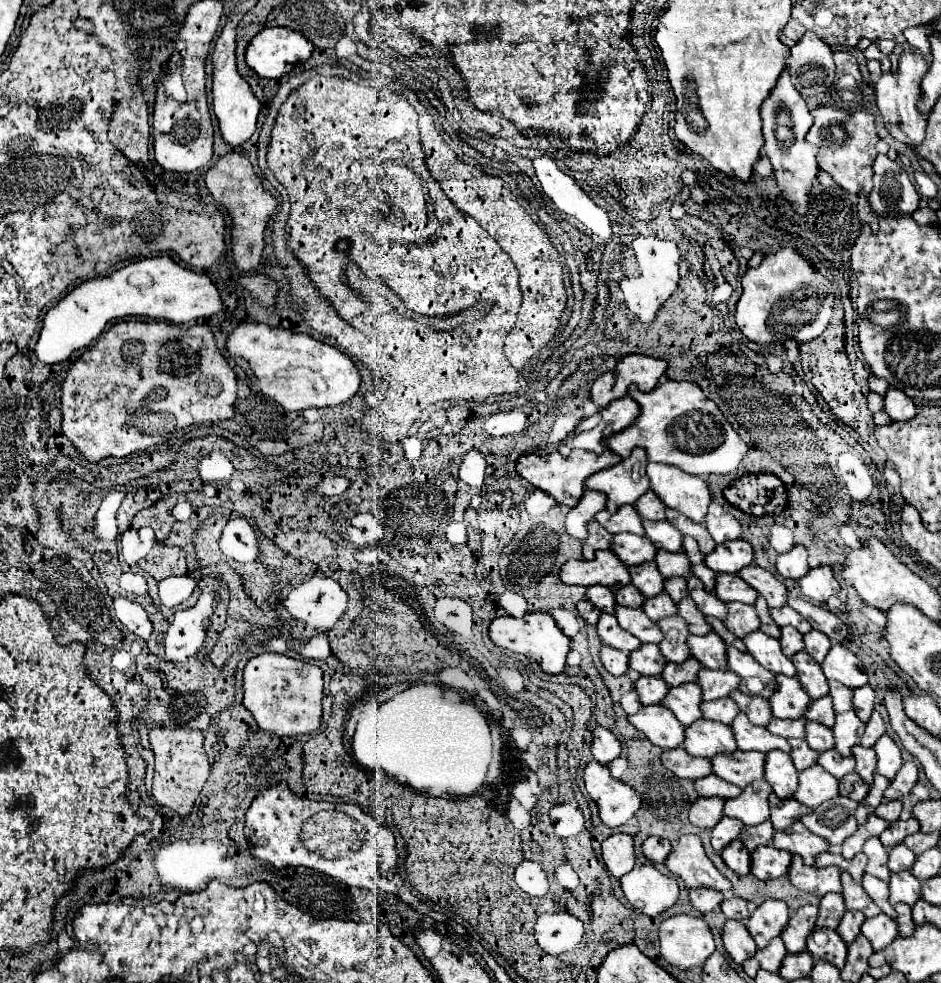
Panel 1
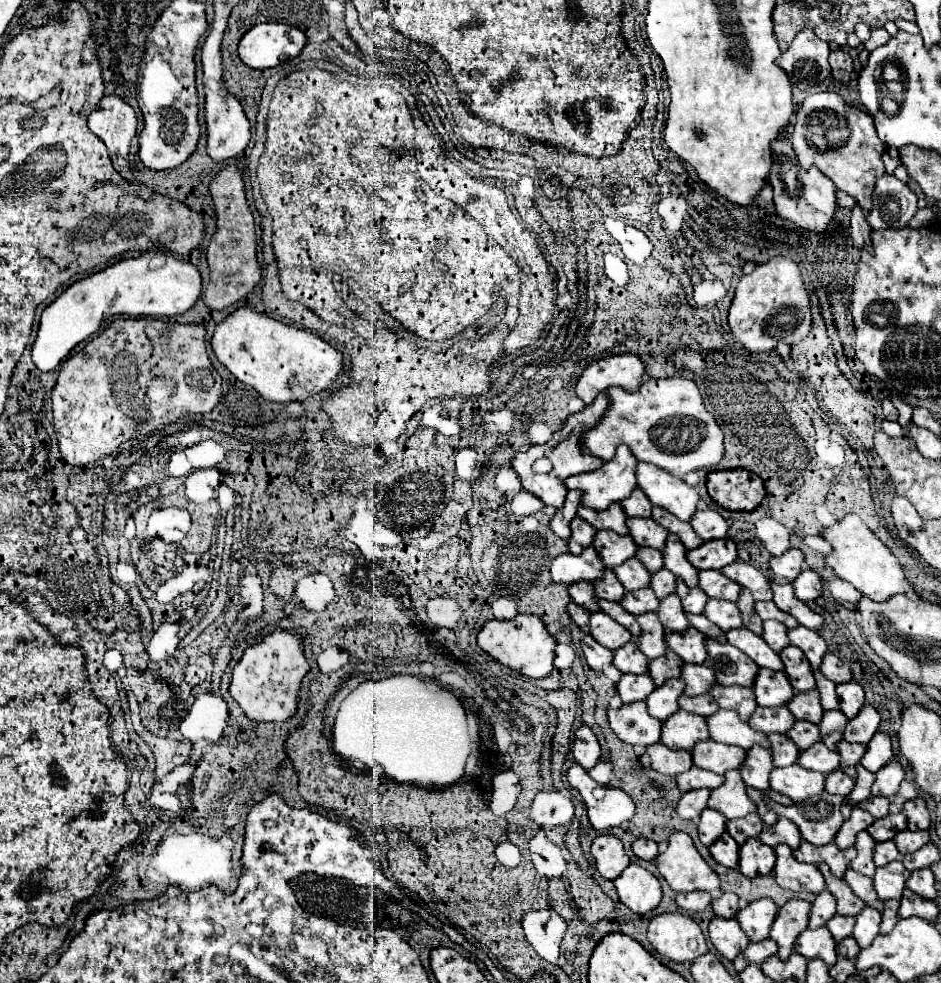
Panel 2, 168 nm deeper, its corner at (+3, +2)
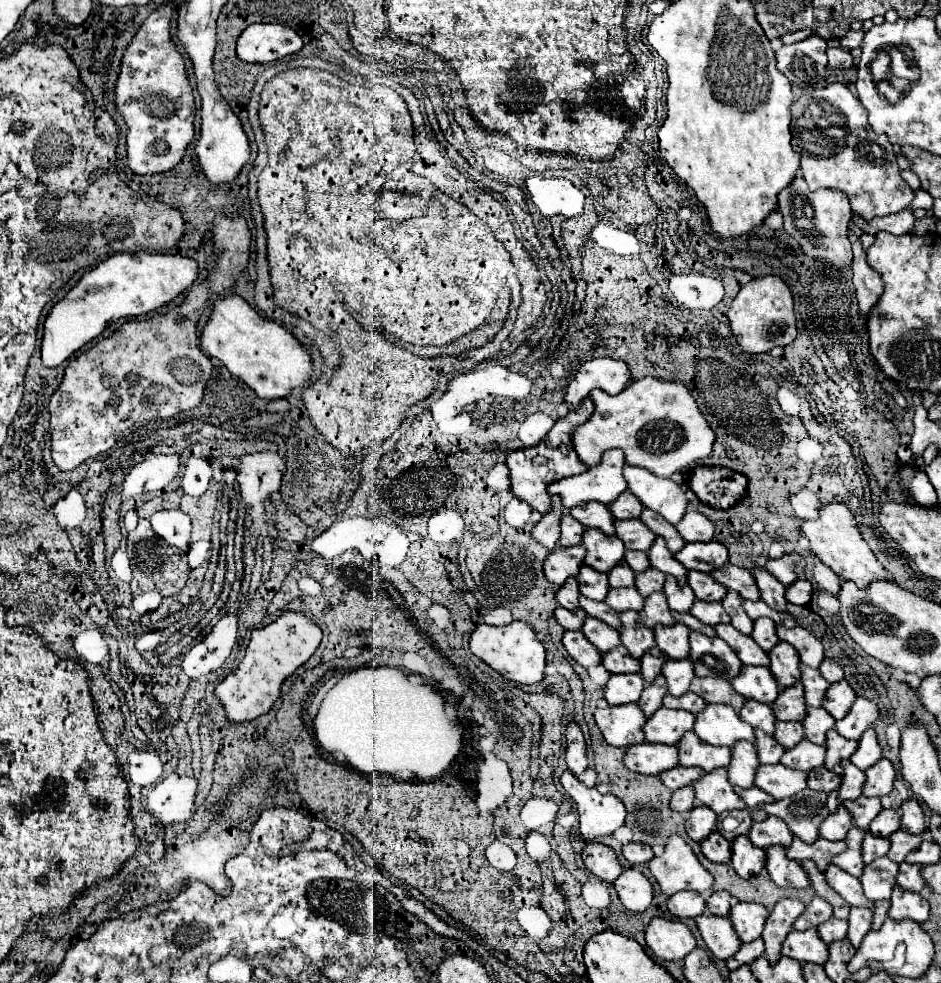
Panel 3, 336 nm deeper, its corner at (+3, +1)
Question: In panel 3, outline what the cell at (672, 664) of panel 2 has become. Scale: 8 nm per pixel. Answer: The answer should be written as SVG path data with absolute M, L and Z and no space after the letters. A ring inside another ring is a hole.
M650 648L642 658L640 658L640 672L646 684L652 684L652 680L660 674L660 668L664 666L666 656L658 648Z

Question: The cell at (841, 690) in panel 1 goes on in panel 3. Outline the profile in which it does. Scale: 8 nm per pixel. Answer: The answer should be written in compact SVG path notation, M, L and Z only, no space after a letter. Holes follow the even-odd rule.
M800 664L800 672L802 672L800 682L804 684L804 700L806 700L806 704L808 706L820 706L822 698L824 698L824 692L828 690L830 684L814 668L808 668L808 666Z

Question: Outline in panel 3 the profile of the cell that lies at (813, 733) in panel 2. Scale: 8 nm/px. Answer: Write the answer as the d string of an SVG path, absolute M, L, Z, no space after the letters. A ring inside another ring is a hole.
M776 722L774 738L784 748L792 748L792 744L798 744L804 738L800 722Z

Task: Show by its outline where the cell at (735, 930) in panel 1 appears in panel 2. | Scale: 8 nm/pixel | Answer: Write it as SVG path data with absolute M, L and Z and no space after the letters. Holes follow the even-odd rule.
M714 917L710 921L710 941L718 949L718 953L726 959L734 959L738 953L742 953L748 947L748 937L740 929L736 919L724 919L724 917Z

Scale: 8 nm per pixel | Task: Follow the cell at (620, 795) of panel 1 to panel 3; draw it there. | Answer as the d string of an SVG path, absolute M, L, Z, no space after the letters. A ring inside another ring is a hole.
M568 770L560 776L560 784L576 804L576 810L580 816L578 828L584 840L592 842L600 836L610 836L616 828L624 824L626 808L620 798L612 794L602 794L596 788L584 786Z

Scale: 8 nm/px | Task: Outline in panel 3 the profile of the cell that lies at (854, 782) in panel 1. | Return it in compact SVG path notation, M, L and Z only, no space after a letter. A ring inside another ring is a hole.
M814 768L808 772L808 788L822 790L822 792L834 792L840 786L840 776L822 768Z

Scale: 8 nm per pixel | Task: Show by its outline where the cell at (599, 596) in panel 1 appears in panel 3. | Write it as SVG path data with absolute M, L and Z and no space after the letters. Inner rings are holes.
M568 578L568 580L564 582L564 586L558 588L558 592L556 592L556 602L558 602L562 608L566 608L566 610L580 608L578 596L580 596L580 592L578 592L576 578Z

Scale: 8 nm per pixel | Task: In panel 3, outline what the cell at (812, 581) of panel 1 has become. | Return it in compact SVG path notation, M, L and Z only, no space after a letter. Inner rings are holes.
M796 580L794 584L790 584L786 588L786 600L790 604L798 604L798 606L806 606L812 598L812 584L808 580Z

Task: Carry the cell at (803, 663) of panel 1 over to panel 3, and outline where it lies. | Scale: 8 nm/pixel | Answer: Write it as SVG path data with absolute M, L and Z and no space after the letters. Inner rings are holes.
M784 642L776 644L770 652L770 672L776 678L778 686L788 688L788 684L796 684L800 680L800 658L796 656L796 650Z

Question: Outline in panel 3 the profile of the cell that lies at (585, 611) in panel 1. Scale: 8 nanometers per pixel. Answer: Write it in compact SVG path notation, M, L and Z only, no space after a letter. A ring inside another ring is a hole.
M556 608L554 610L554 618L556 622L564 628L564 630L580 630L580 624L584 624L584 610L566 610L566 608Z

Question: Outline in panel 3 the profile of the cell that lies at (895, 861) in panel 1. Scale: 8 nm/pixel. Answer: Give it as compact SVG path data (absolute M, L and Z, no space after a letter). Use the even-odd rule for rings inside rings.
M866 832L864 842L862 842L862 860L864 864L870 864L872 860L886 856L890 848L890 840L888 838L880 838L880 836L872 836L870 832Z

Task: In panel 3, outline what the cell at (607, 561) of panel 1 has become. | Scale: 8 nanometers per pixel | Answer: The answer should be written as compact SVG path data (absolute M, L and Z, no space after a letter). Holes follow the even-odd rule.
M584 546L558 548L544 560L544 576L548 582L560 586L566 578L576 576L580 564L584 562Z

